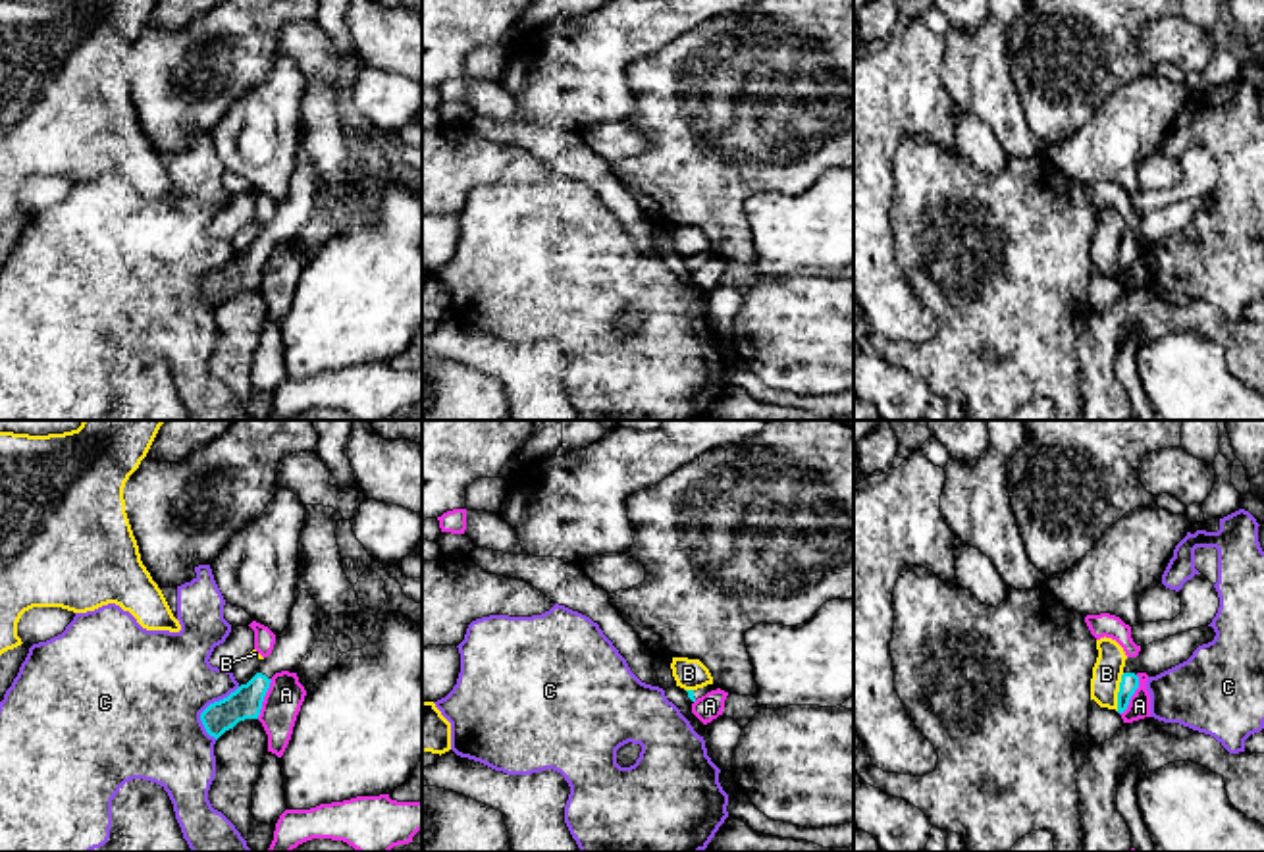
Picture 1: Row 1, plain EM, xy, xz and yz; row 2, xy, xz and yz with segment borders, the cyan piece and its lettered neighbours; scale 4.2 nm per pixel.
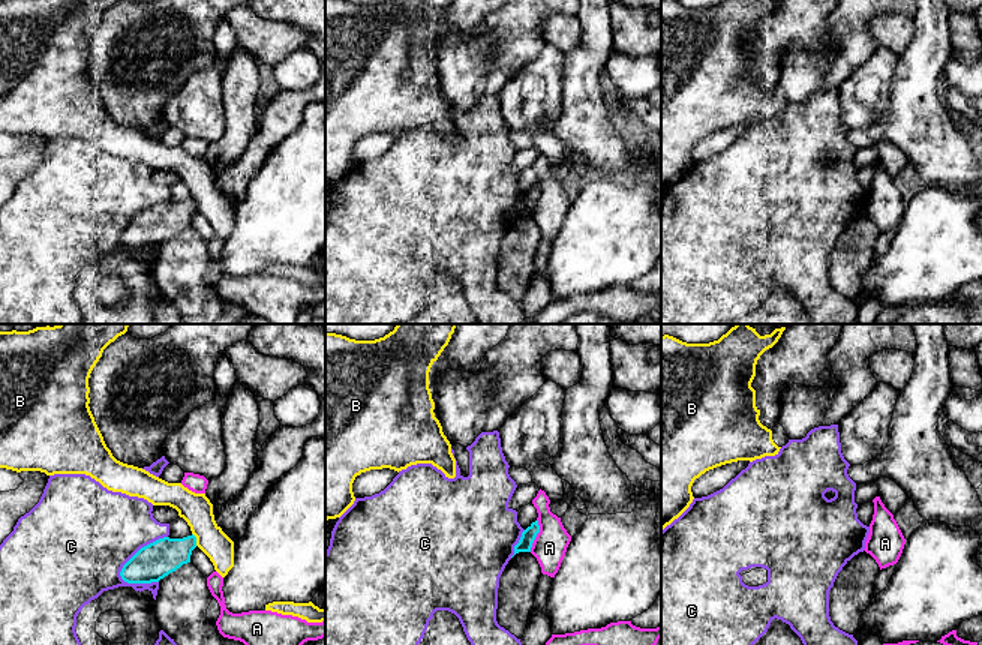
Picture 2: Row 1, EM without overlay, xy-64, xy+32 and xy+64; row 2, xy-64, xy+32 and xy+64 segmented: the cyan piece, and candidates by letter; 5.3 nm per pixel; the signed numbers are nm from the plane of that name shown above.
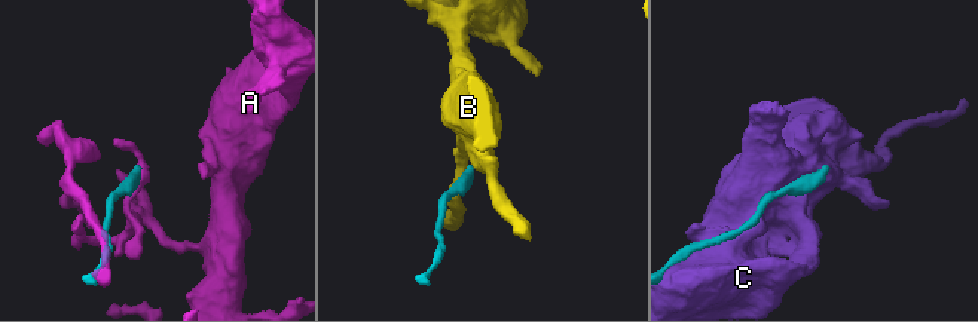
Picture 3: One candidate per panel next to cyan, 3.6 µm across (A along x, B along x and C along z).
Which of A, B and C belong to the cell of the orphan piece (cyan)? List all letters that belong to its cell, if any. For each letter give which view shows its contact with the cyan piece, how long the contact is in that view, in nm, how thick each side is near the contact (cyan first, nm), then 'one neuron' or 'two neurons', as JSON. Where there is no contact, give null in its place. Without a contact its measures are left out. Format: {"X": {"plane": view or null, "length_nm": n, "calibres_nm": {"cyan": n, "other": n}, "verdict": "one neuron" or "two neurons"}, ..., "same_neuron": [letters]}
{"A": {"plane": "yz", "length_nm": 180, "calibres_nm": {"cyan": 80, "other": 100}, "verdict": "two neurons"}, "B": {"plane": "yz", "length_nm": 160, "calibres_nm": {"cyan": 80, "other": 130}, "verdict": "two neurons"}, "C": {"plane": "xy", "length_nm": 240, "calibres_nm": {"cyan": 140, "other": 460}, "verdict": "two neurons"}, "same_neuron": []}

